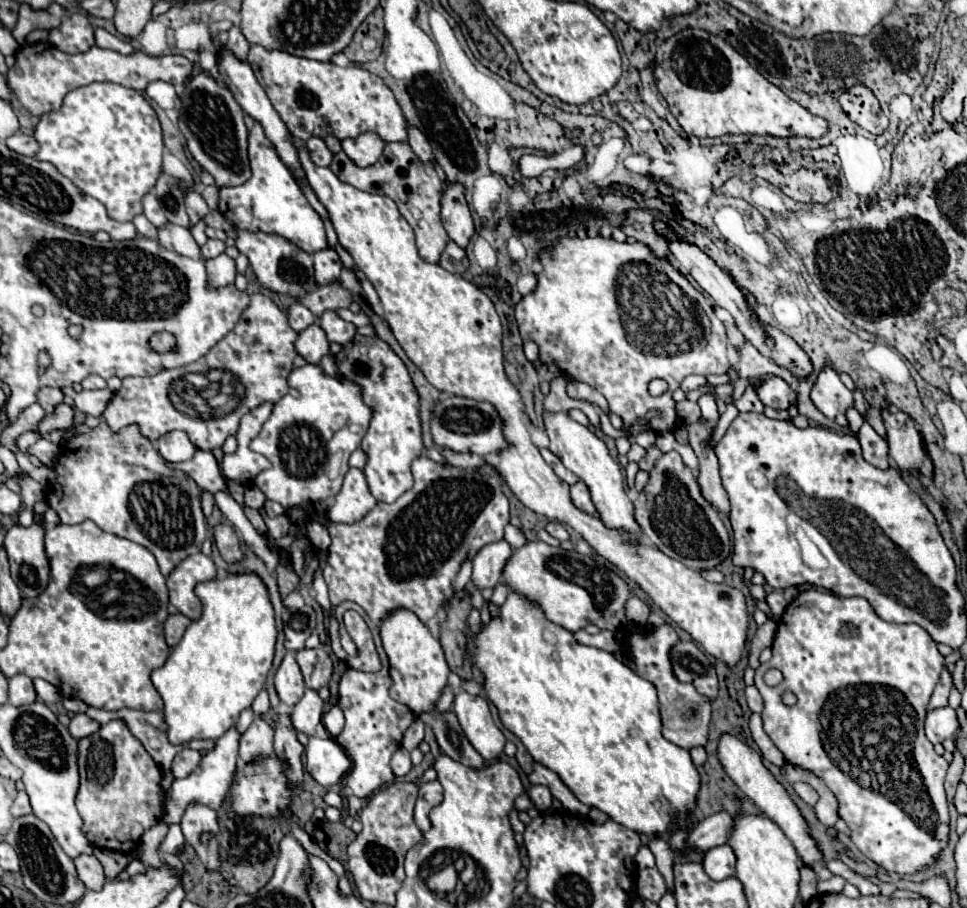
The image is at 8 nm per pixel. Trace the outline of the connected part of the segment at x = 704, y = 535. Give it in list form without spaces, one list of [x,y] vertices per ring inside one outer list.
[[[668,451],[656,461],[646,489],[634,501],[634,513],[648,541],[690,569],[714,569],[730,557],[728,531],[718,511],[700,495],[696,475],[682,463],[678,451]]]

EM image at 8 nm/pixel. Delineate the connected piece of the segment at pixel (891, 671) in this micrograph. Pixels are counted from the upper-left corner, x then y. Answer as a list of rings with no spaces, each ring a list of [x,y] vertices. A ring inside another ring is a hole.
[[[806,589],[790,603],[786,607],[782,619],[780,619],[780,627],[782,627],[780,633],[776,633],[776,637],[774,637],[772,659],[768,663],[760,665],[760,669],[756,671],[756,687],[758,687],[758,691],[764,699],[764,711],[762,711],[764,731],[774,741],[774,745],[784,753],[784,759],[788,763],[812,771],[836,795],[836,799],[840,803],[838,815],[848,823],[850,839],[860,849],[860,853],[864,853],[868,859],[872,859],[882,869],[886,869],[888,873],[894,873],[894,875],[912,875],[914,871],[934,863],[938,853],[948,845],[948,831],[950,831],[950,827],[948,827],[948,821],[950,821],[948,803],[946,803],[946,795],[944,795],[944,777],[946,777],[946,771],[948,771],[948,761],[934,751],[934,745],[928,743],[928,737],[924,735],[926,707],[928,707],[930,695],[936,687],[936,681],[940,679],[940,673],[944,669],[944,657],[940,655],[938,645],[916,623],[898,625],[898,623],[882,621],[874,613],[870,603],[862,597],[838,597],[838,595],[832,595],[828,591],[818,591],[818,589]],[[772,667],[780,669],[782,675],[784,675],[784,681],[776,687],[768,687],[764,683],[764,673]],[[786,689],[790,689],[798,697],[798,703],[794,707],[786,707],[782,703],[782,691],[786,691]]]

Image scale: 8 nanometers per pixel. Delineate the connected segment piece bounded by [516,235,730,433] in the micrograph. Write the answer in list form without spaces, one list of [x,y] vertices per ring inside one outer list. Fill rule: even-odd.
[[[568,237],[568,239],[560,239],[560,243],[556,243],[552,249],[548,251],[542,251],[540,253],[540,263],[544,265],[544,273],[538,275],[538,287],[534,293],[522,297],[522,301],[516,305],[516,323],[518,323],[518,329],[520,329],[520,335],[528,335],[538,347],[540,347],[540,361],[542,363],[554,363],[558,369],[562,369],[564,373],[568,373],[572,379],[576,381],[582,381],[582,383],[588,383],[590,387],[594,387],[598,393],[602,393],[608,403],[610,403],[610,411],[614,415],[618,415],[622,421],[624,421],[624,427],[630,427],[634,421],[642,419],[646,415],[646,411],[650,407],[670,407],[670,411],[664,411],[664,417],[662,419],[650,419],[648,421],[648,427],[656,433],[666,433],[666,431],[674,431],[676,429],[676,423],[678,423],[678,413],[676,413],[676,401],[672,399],[672,393],[680,387],[680,381],[688,375],[712,375],[712,373],[726,373],[730,363],[728,363],[728,345],[726,345],[726,331],[720,323],[720,329],[712,329],[712,309],[708,305],[708,301],[704,299],[702,293],[698,293],[696,289],[690,289],[692,293],[686,293],[686,289],[682,287],[692,287],[684,275],[680,275],[668,261],[664,259],[656,259],[646,245],[642,243],[618,243],[614,239],[604,239],[604,237],[586,237],[586,239],[578,239],[578,237]],[[654,377],[660,377],[660,379],[666,379],[670,389],[660,395],[660,397],[650,397],[646,385],[650,379]]]

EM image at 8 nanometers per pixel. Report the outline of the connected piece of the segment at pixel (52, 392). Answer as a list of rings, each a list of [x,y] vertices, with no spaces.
[[[44,387],[40,389],[38,393],[38,403],[42,405],[42,409],[46,413],[54,413],[54,409],[64,401],[64,393],[60,389],[54,389],[54,387]]]

